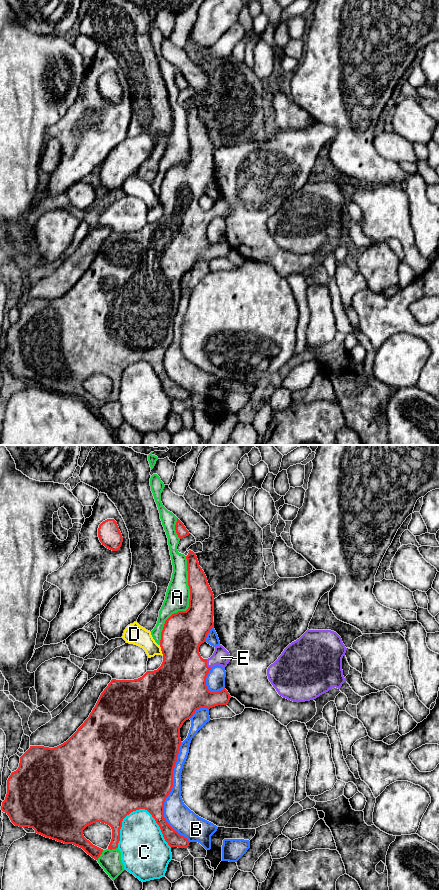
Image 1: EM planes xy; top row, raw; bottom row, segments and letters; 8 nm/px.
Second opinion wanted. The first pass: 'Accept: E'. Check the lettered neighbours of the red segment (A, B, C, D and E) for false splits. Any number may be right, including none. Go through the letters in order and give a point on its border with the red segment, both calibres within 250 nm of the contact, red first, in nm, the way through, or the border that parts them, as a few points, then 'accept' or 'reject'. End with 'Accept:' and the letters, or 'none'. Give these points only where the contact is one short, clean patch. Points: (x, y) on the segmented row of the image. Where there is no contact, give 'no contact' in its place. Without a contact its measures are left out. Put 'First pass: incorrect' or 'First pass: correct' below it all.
A: meets red in xy at (189, 605); 340 nm thick on the red side, 190 nm on the other; reject
B: meets red in xy at (169, 793); 500 nm thick on the red side, 200 nm on the other; reject
C: meets red in xy at (152, 816); 360 nm thick on the red side, 360 nm on the other; reject
D: meets red in xy at (161, 650); 380 nm thick on the red side, 160 nm on the other; reject
E: meets red in xy at (206, 664); 400 nm thick on the red side, 140 nm on the other; runs through xy (180, 681), (192, 669), (206, 664), (221, 657); accept
Accept: E
First pass: correct

